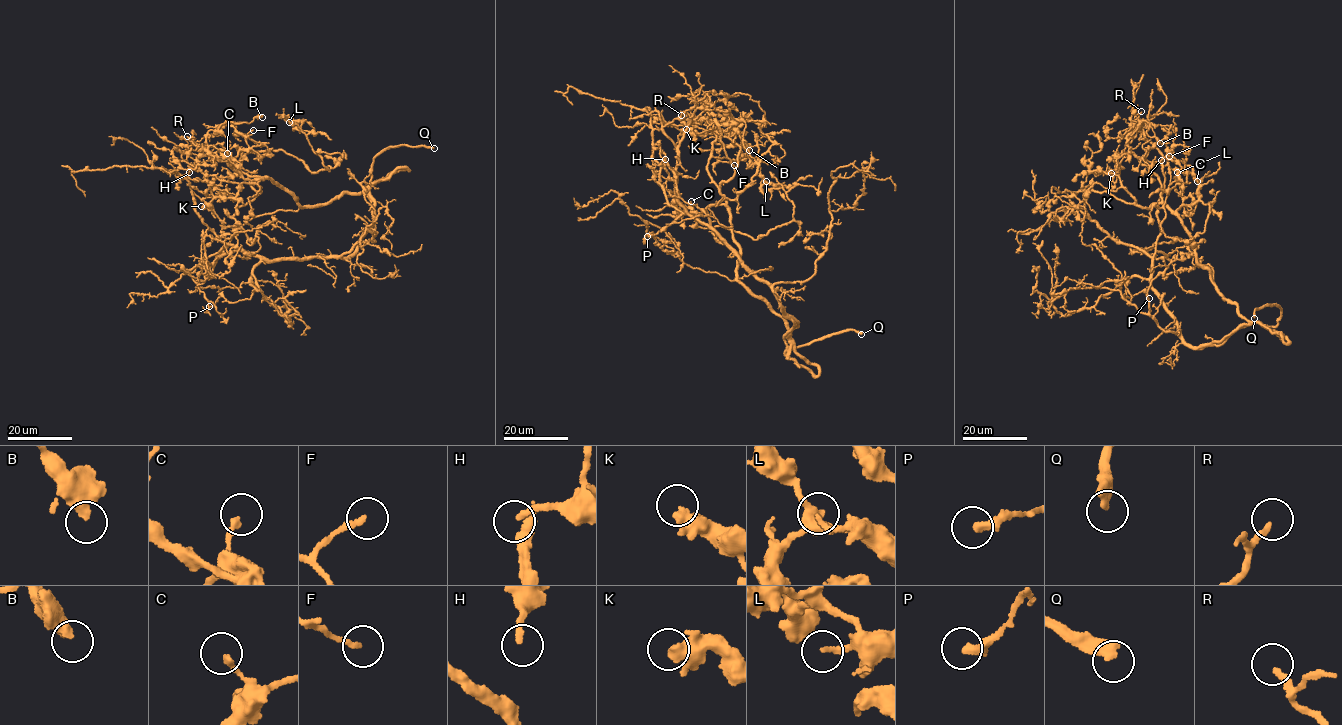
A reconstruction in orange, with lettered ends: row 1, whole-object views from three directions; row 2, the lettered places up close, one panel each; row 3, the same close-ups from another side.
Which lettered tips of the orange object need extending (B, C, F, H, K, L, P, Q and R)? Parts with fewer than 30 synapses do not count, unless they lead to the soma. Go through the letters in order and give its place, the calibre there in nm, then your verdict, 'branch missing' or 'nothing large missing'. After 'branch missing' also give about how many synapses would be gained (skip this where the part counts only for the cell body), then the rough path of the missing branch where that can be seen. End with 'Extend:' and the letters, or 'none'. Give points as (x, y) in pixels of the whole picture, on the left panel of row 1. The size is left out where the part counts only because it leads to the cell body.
B: place (262, 117); calibre 440 nm; nothing large missing
C: place (227, 153); calibre 200 nm; nothing large missing
F: place (253, 130); calibre 200 nm; nothing large missing
H: place (189, 172); calibre 200 nm; branch missing; 50 synapses; course (189, 172), (192, 180), (189, 186), (176, 179), (166, 186)
K: place (201, 206); calibre 500 nm; nothing large missing
L: place (289, 122); calibre 190 nm; nothing large missing
P: place (209, 306); calibre 320 nm; nothing large missing
Q: place (434, 148); calibre 400 nm; branch missing
R: place (187, 136); calibre 220 nm; branch missing; 60 synapses; course (187, 136), (184, 127), (189, 113), (196, 114), (185, 115)
Extend: H, Q, R

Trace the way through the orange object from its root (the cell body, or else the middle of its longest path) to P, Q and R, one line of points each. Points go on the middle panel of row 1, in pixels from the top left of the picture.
P: (722, 100), (690, 120), (676, 164), (678, 202), (709, 224), (704, 209), (706, 216), (672, 223), (647, 236)
Q: (722, 100), (734, 174), (720, 193), (739, 279), (783, 318), (785, 355), (861, 334)
R: (722, 100), (731, 104), (719, 131), (734, 174), (720, 186), (707, 169), (710, 125), (681, 115)

